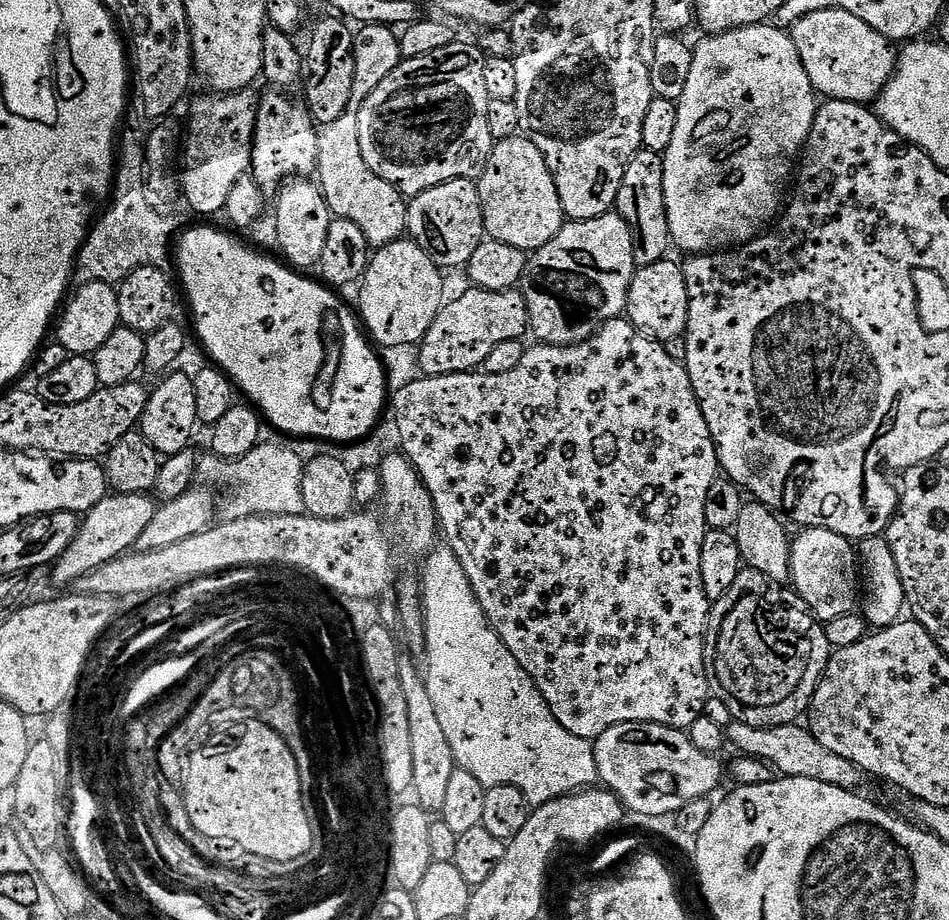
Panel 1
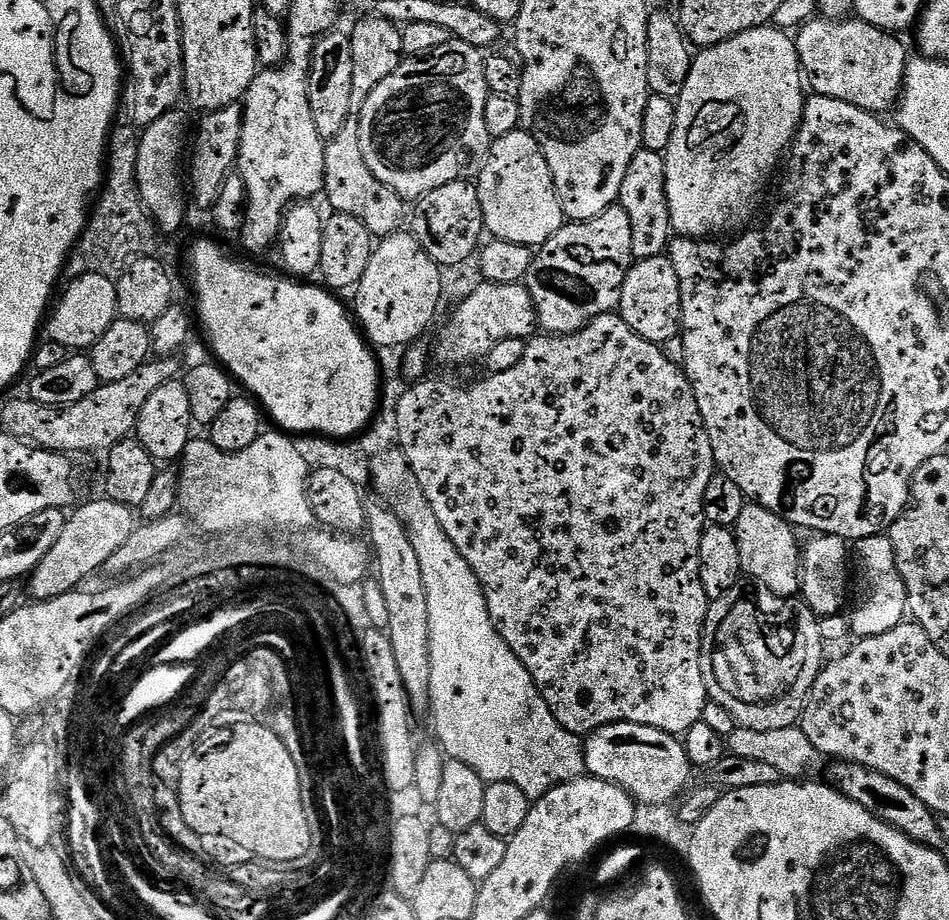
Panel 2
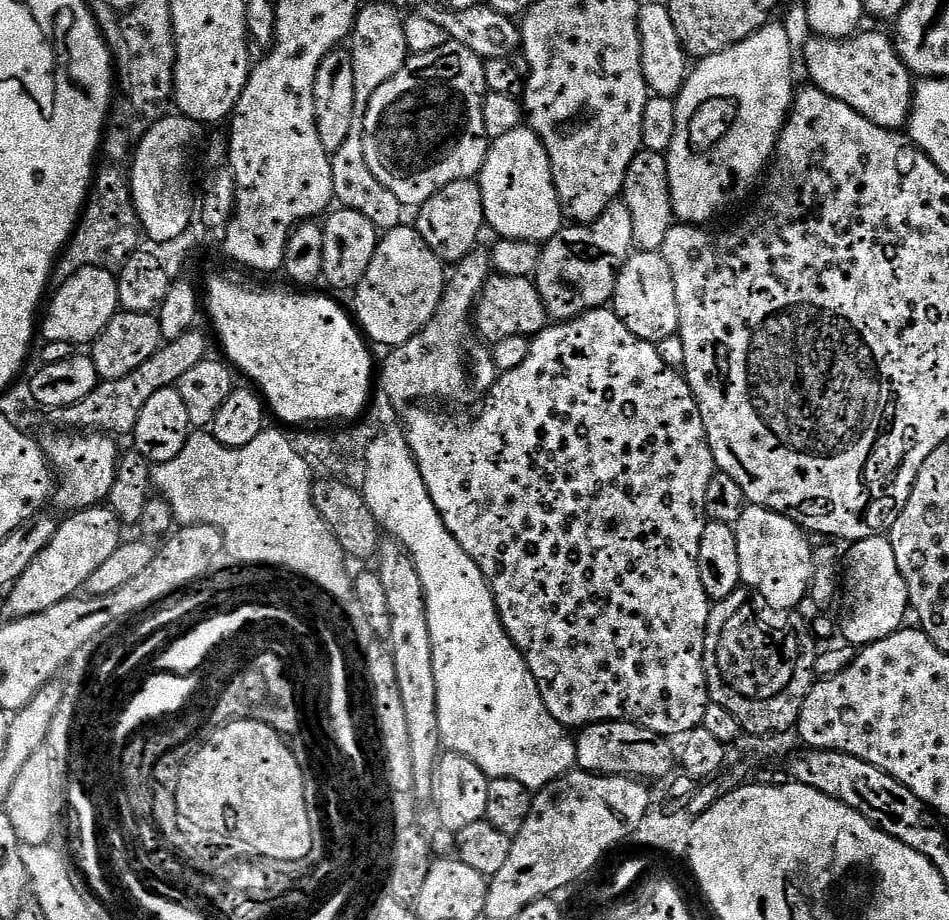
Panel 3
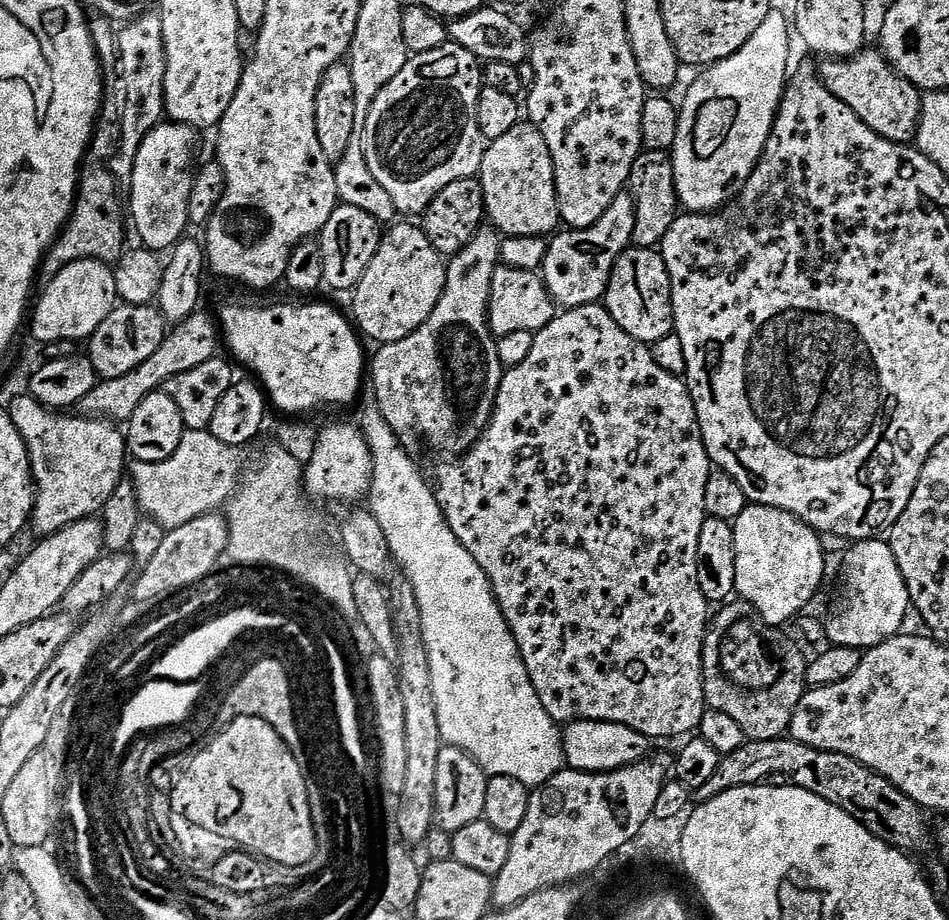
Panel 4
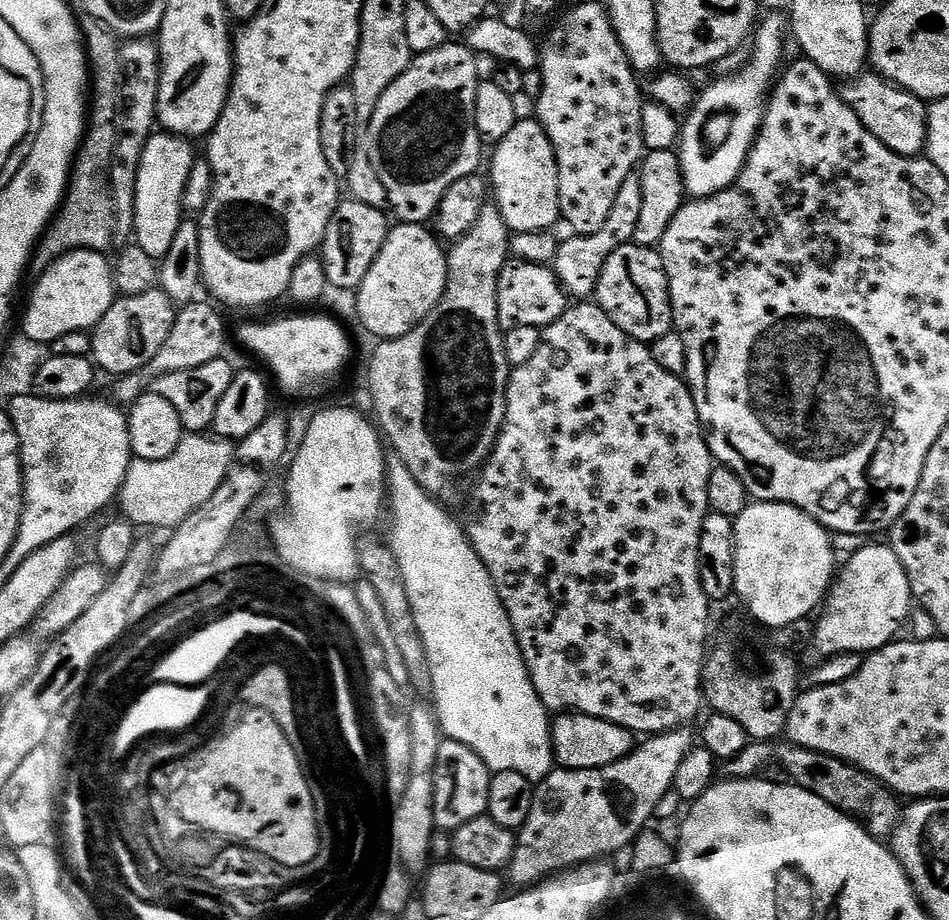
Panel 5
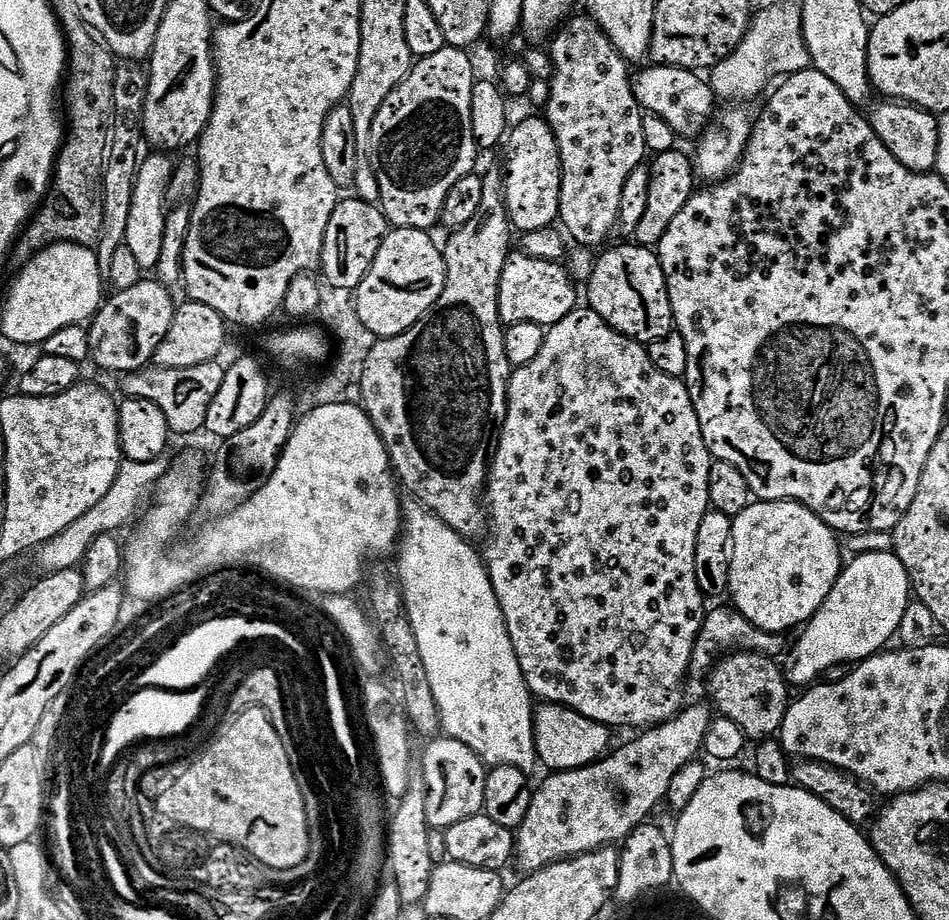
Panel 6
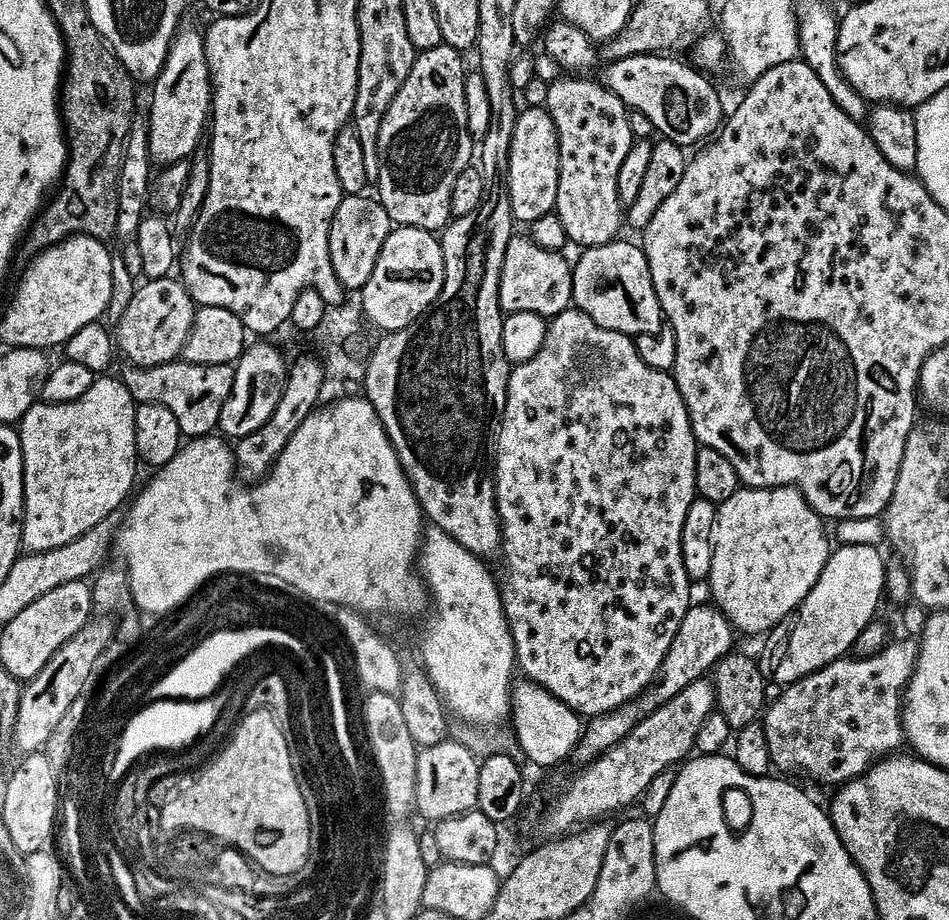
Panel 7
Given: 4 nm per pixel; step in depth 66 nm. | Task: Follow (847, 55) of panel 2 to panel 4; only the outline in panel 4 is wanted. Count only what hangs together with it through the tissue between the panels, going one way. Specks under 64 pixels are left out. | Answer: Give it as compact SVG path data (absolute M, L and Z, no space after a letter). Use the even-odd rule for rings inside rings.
M864 48L851 57L825 59L819 65L818 75L826 90L830 90L834 98L846 102L846 106L850 106L850 110L854 110L854 114L874 130L874 134L892 144L915 141L920 125L921 89L895 72L879 49Z

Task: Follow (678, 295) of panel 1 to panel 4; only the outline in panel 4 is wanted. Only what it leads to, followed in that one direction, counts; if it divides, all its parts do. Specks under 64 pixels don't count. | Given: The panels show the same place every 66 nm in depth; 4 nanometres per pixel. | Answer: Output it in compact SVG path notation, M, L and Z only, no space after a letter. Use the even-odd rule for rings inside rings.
M633 246L621 254L610 274L602 303L614 322L618 322L618 326L626 330L630 338L639 340L642 344L656 346L659 340L673 335L670 274L666 270L666 262L656 248Z

